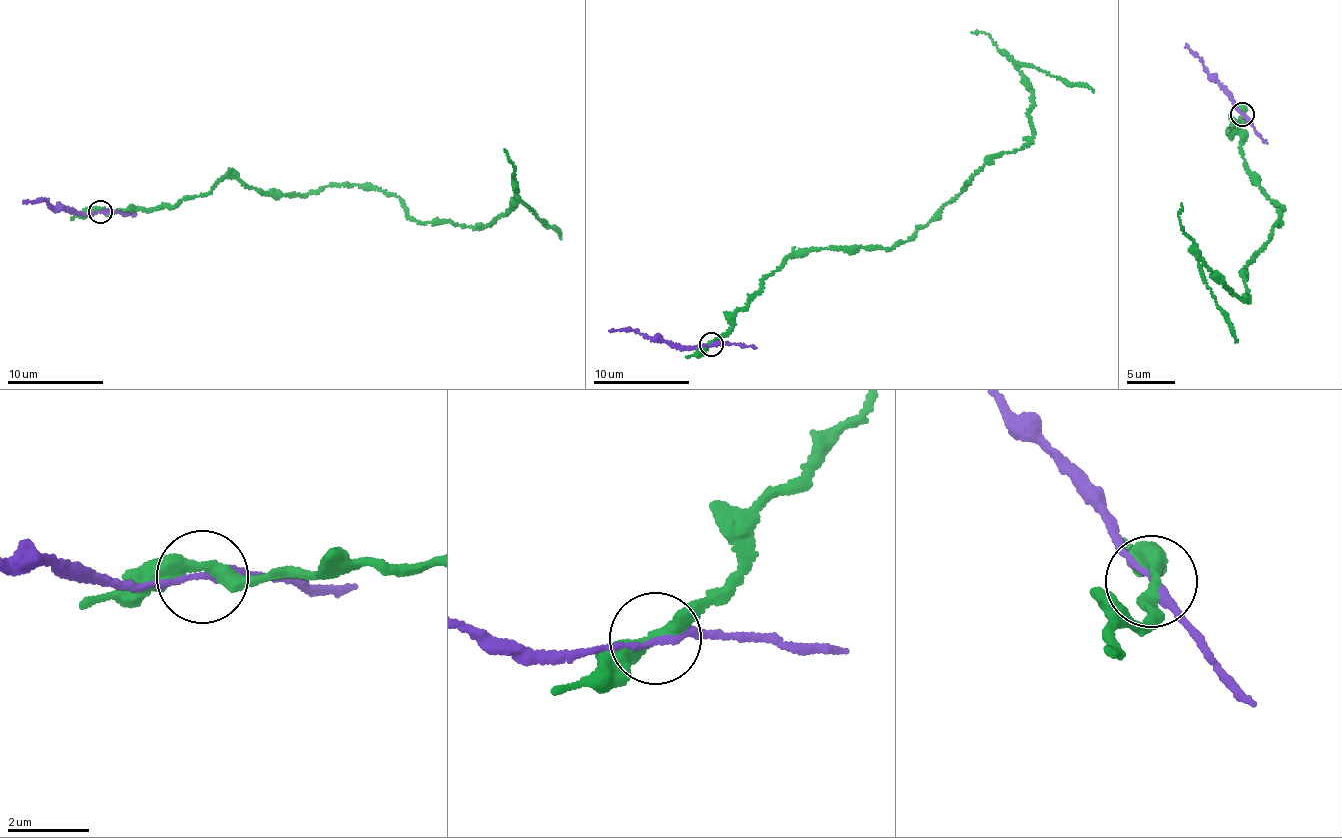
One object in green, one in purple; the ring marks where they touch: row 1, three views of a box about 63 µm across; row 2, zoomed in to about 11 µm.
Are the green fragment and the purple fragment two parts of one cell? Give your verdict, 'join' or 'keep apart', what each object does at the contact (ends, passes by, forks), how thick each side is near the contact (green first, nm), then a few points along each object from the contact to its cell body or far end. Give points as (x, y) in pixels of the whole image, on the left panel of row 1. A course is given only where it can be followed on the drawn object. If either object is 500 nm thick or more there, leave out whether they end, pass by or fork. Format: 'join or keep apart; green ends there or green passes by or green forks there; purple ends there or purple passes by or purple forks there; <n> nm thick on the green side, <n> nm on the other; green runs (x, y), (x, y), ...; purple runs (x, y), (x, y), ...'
keep apart; green passes by; purple passes by; 360 nm thick on the green side, 190 nm on the other; green runs (100, 210), (172, 206), (235, 175), (268, 193), (380, 188), (424, 222), (471, 226), (517, 195), (560, 238); purple runs (100, 212), (70, 212), (44, 199), (23, 201)

